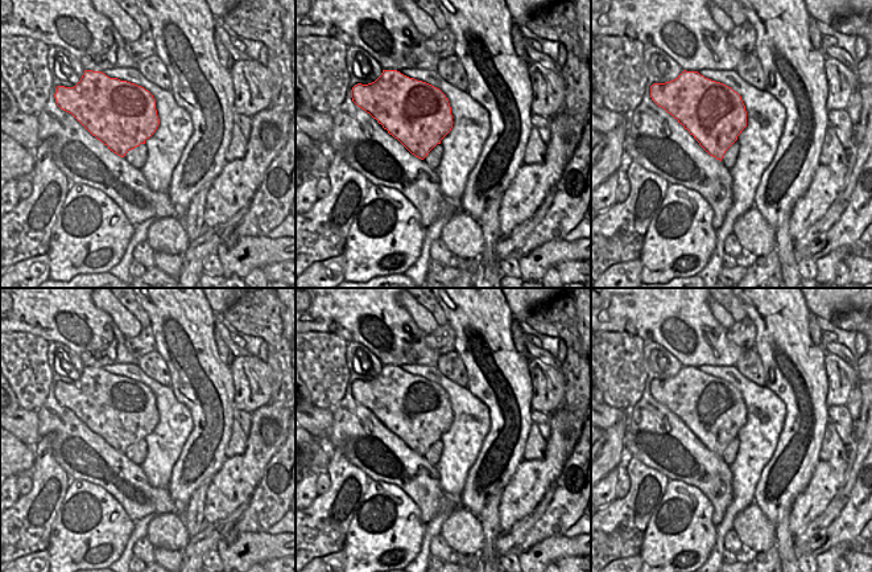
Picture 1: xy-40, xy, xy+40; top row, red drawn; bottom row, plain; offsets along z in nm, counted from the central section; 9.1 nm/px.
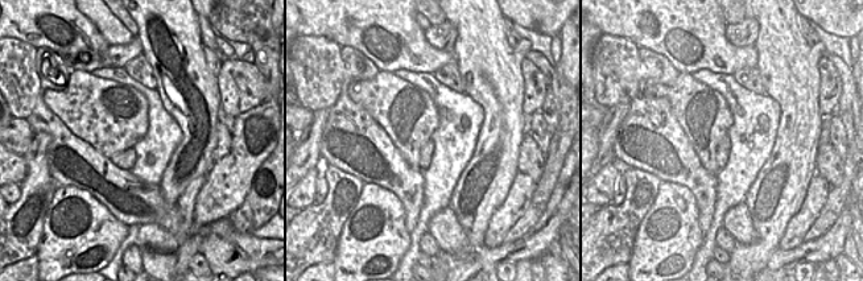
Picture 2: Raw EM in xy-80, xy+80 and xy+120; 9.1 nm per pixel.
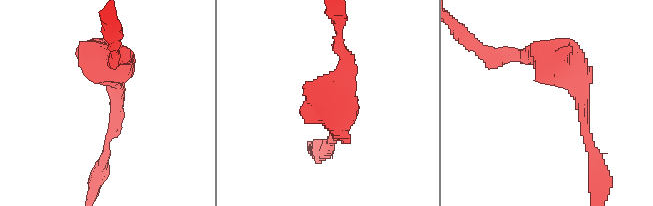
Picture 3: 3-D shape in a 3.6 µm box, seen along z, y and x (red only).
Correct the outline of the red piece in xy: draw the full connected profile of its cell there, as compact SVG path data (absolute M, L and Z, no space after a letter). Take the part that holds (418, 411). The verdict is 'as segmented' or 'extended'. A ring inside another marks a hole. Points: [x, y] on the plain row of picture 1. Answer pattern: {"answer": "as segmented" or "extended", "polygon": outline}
{"answer": "as segmented", "polygon": "M383 366L375 378L355 380L351 394L421 456L452 424L446 391L439 384L397 366Z"}

